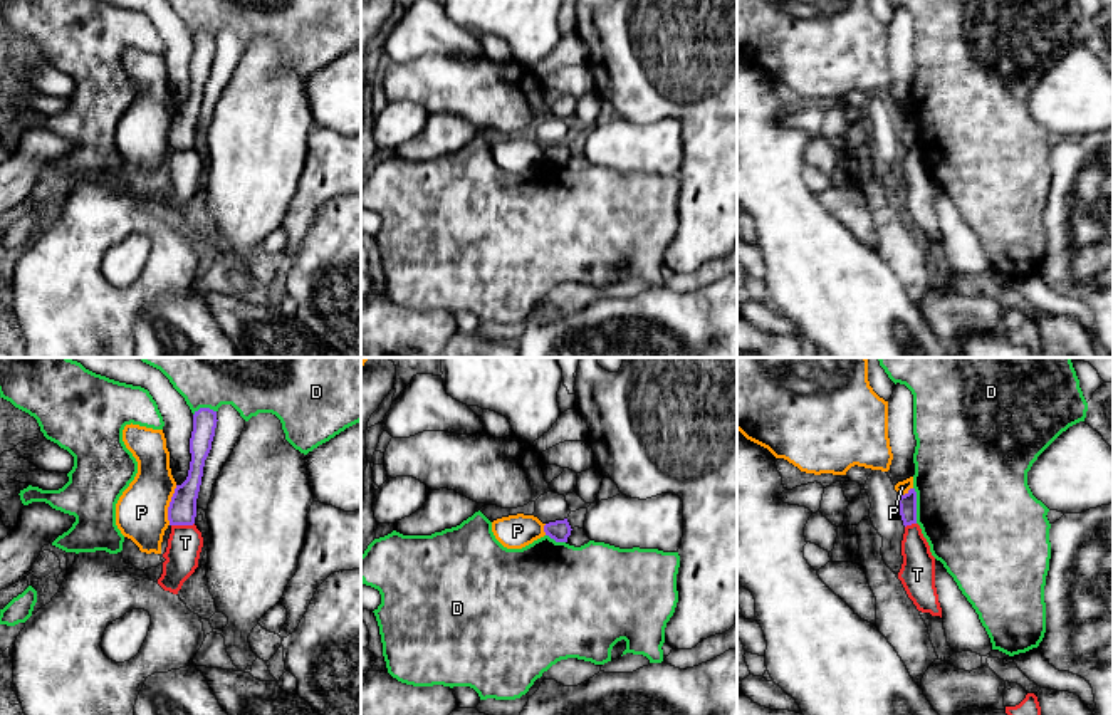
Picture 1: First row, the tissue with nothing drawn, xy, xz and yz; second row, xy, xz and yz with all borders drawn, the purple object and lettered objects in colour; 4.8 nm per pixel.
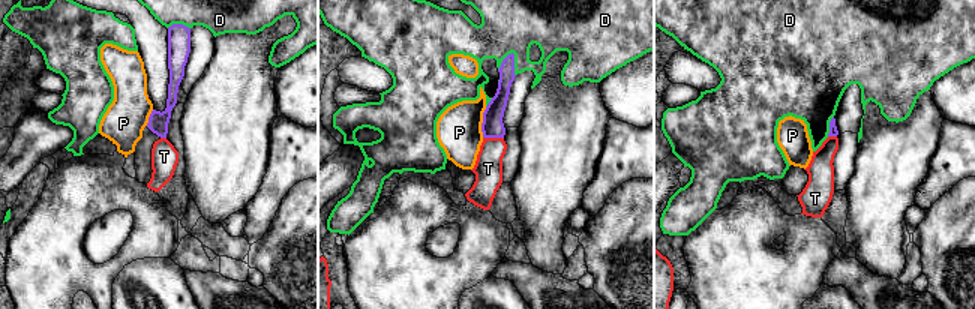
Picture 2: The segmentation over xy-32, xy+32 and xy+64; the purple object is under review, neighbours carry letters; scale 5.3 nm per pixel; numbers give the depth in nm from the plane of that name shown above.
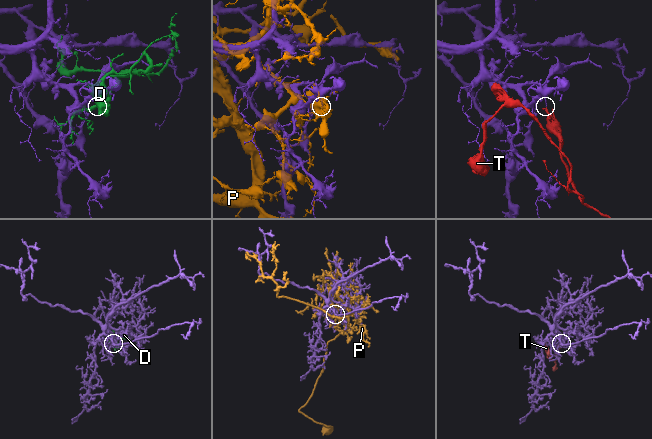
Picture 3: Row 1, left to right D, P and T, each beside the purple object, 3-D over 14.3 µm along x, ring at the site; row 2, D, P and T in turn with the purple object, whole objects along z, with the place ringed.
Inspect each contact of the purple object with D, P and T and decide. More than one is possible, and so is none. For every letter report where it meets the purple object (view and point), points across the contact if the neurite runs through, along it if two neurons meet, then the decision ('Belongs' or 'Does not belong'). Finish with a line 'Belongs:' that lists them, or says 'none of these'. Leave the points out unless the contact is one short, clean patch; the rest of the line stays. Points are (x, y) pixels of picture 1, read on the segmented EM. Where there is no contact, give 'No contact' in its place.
D: Touches purple at yz (915, 506). Does not belong
P: Touches purple at xy (170, 506). Does not belong
T: Touches purple at xy (182, 524). Boundary: xy (193, 522), (172, 526). Does not belong
Belongs: none of these

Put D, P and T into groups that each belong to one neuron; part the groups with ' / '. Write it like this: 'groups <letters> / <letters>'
groups D / P / T

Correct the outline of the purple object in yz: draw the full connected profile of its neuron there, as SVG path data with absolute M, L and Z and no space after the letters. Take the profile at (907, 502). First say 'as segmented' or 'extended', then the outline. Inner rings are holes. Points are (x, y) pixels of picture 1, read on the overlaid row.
as segmented | M910 488L905 495L898 498L900 505L900 515L903 520L903 525L917 524L917 492L915 488Z

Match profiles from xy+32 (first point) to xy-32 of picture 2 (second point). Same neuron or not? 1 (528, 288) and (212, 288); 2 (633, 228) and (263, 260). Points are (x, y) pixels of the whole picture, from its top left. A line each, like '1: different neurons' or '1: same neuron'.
1: same neuron
2: same neuron

